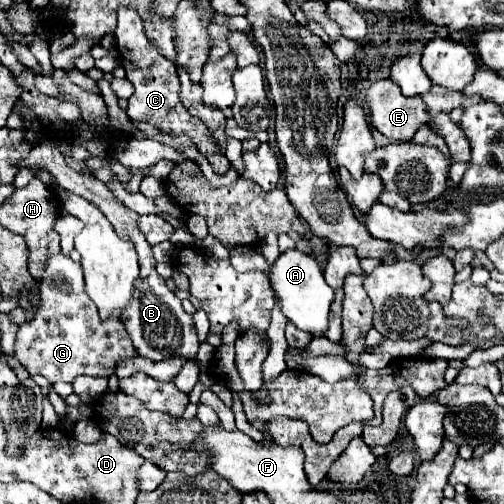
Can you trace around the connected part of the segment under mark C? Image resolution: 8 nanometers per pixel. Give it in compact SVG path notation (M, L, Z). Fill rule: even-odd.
M118 7L118 27L114 31L114 39L116 39L116 49L120 53L120 65L126 69L126 79L134 85L134 95L128 99L128 109L126 109L128 117L146 121L166 133L186 133L196 143L198 151L214 165L214 171L226 173L228 171L226 157L220 153L218 145L214 143L214 137L198 117L192 117L186 111L186 107L180 101L180 79L174 63L168 61L164 55L160 55L158 49L146 39L142 19L134 9Z

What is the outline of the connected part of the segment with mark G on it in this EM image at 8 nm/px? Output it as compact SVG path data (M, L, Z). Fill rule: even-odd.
M62 253L52 255L40 279L40 307L36 309L36 317L18 329L16 339L16 359L26 367L30 377L40 373L50 383L72 383L80 375L110 377L120 359L136 355L120 319L106 319L100 325L98 309L84 293L80 263Z

